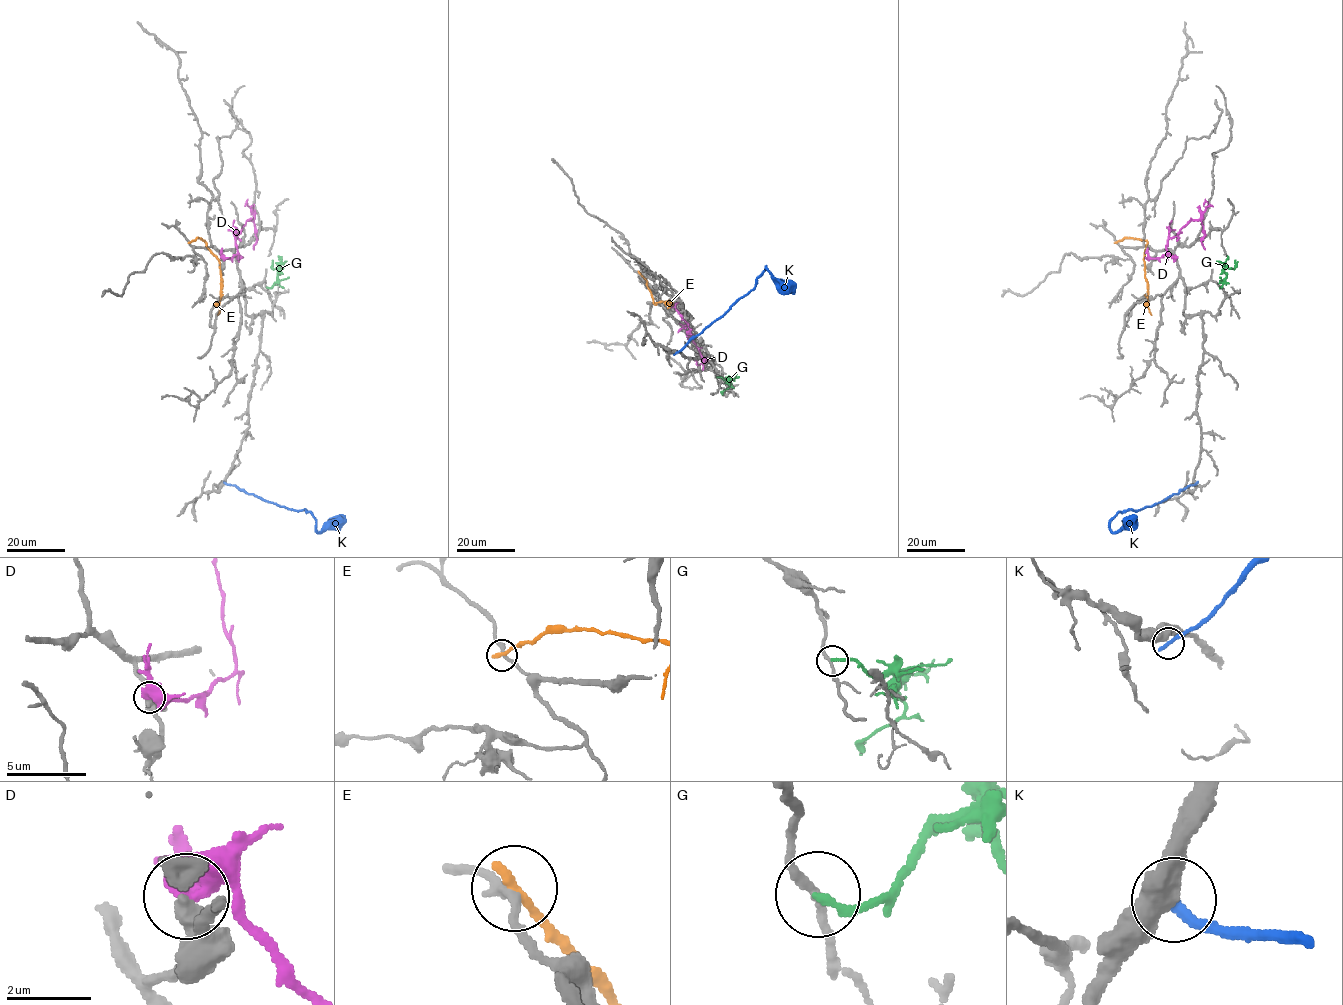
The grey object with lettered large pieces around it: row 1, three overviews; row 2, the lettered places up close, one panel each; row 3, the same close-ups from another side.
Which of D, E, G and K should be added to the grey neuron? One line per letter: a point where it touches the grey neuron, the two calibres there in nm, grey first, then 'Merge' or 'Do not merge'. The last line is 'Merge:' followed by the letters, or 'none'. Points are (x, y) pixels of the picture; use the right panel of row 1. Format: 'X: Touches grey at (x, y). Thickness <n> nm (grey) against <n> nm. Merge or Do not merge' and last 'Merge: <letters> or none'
D: Touches grey at (1150, 258). Thickness 500 nm (grey) against 460 nm. Do not merge
E: Touches grey at (1116, 242). Thickness 240 nm (grey) against 280 nm. Do not merge
G: Touches grey at (1220, 287). Thickness 190 nm (grey) against 190 nm. Do not merge
K: Touches grey at (1196, 482). Thickness 480 nm (grey) against 340 nm. Do not merge
Merge: none

